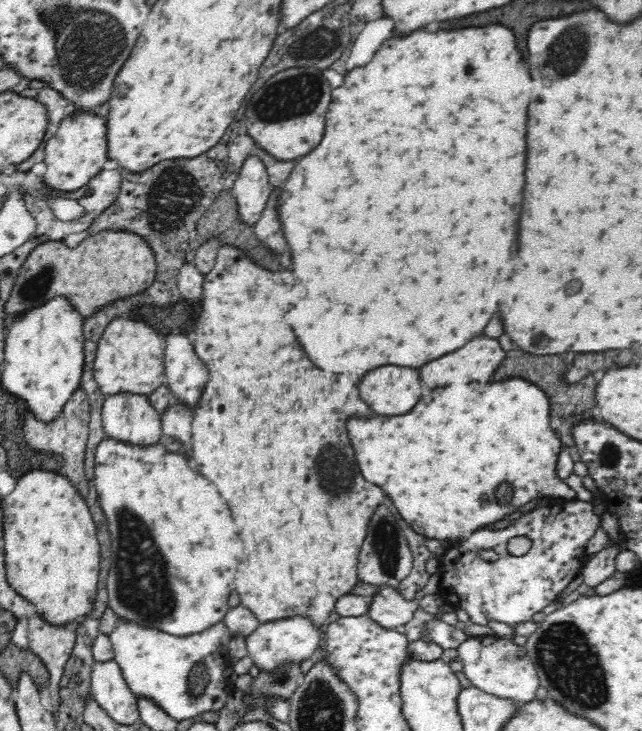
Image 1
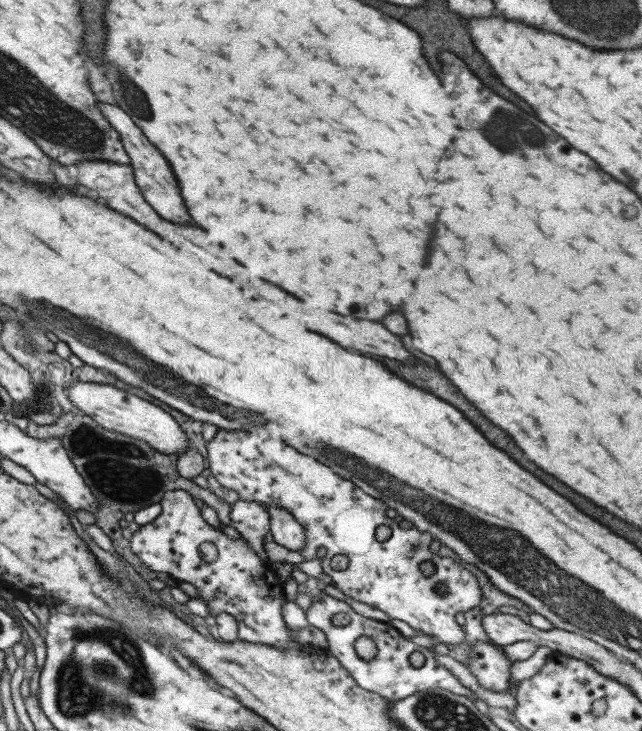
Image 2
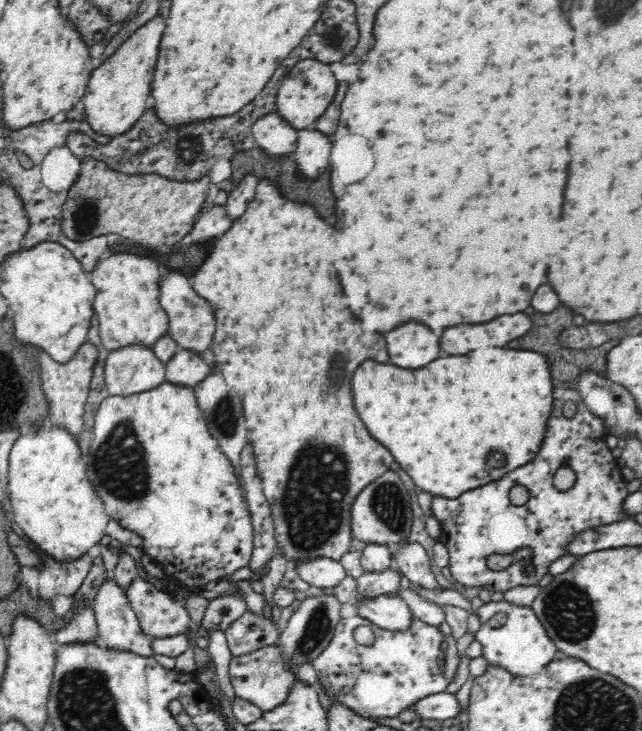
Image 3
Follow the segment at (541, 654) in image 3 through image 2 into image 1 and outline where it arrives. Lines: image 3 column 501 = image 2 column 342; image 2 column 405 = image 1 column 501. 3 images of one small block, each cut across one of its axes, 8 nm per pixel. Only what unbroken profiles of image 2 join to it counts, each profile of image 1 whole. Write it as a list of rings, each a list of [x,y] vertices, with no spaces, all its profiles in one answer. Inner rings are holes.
[[[474,636],[460,644],[460,660],[464,662],[464,674],[474,684],[488,694],[510,698],[520,704],[530,704],[536,700],[536,690],[540,688],[540,678],[534,662],[528,656],[528,650],[520,640],[502,640],[502,638],[482,638]]]

